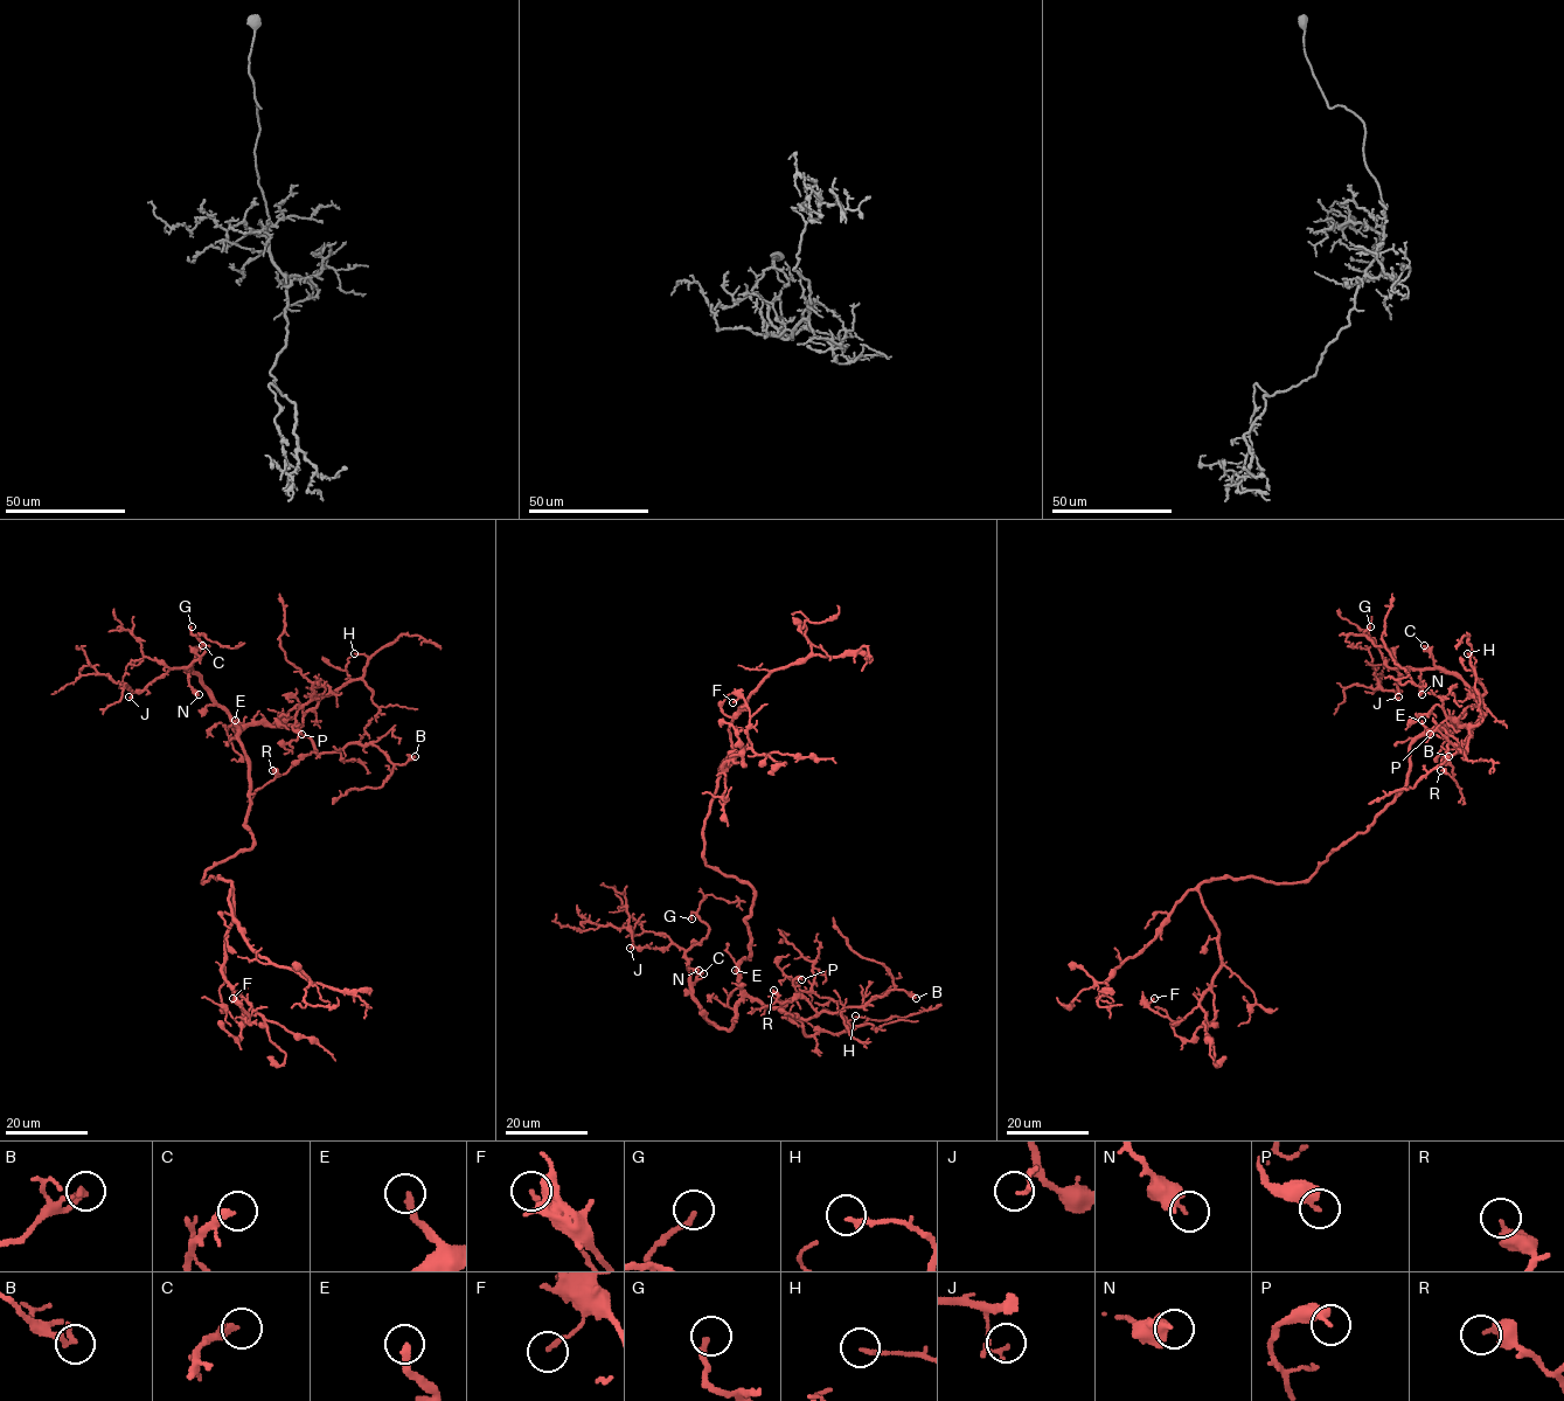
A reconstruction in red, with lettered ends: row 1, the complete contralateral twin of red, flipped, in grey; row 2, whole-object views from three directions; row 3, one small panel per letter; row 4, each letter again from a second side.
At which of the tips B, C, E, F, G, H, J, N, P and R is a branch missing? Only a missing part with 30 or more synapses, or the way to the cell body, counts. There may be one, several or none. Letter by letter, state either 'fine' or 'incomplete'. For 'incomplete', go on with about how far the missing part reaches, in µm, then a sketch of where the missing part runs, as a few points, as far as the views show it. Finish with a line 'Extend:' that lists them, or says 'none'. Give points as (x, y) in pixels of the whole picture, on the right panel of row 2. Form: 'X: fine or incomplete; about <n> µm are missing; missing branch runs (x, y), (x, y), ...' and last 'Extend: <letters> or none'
B: fine
C: incomplete; about 15 µm are missing; missing branch runs (1424, 645), (1427, 650), (1422, 643), (1423, 628)
E: incomplete; about 120 µm are missing
F: fine
G: fine
H: fine
J: fine
N: fine
P: fine
R: fine
Extend: C, E

